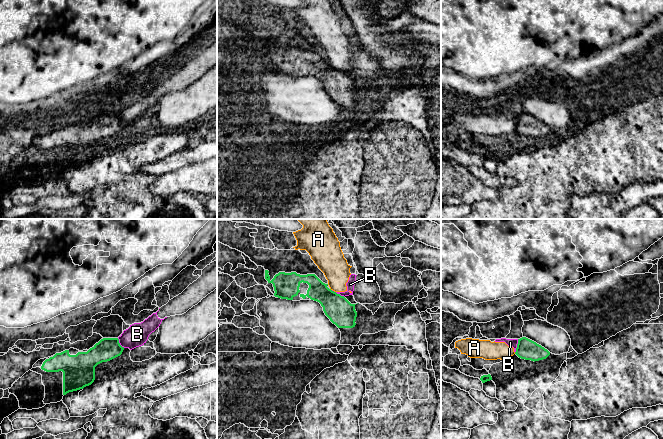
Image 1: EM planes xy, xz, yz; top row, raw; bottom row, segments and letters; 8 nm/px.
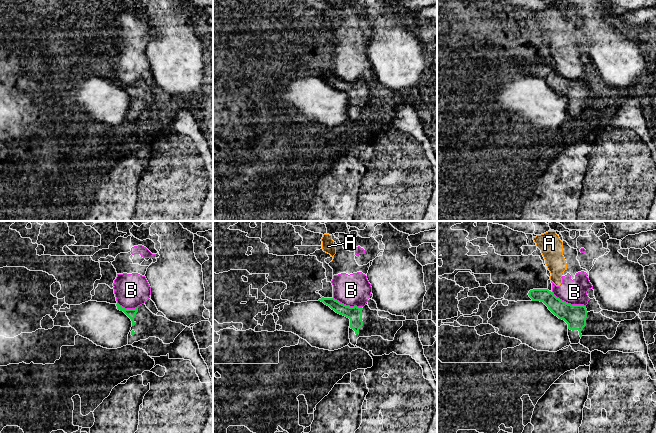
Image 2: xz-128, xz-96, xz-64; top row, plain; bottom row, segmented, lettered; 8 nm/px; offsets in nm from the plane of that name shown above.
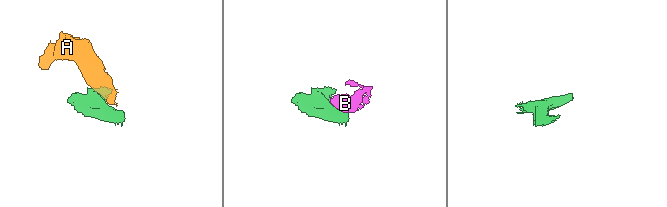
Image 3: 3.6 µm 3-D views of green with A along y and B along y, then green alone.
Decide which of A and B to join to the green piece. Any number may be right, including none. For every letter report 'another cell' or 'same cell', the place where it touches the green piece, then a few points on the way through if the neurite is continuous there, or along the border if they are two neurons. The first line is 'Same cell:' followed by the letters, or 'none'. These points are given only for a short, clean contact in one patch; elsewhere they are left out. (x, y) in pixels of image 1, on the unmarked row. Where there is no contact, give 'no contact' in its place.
Same cell: none
A: another cell; no contact
B: another cell; meets green in yz at (517, 122); border along yz (518, 115), (515, 128)

